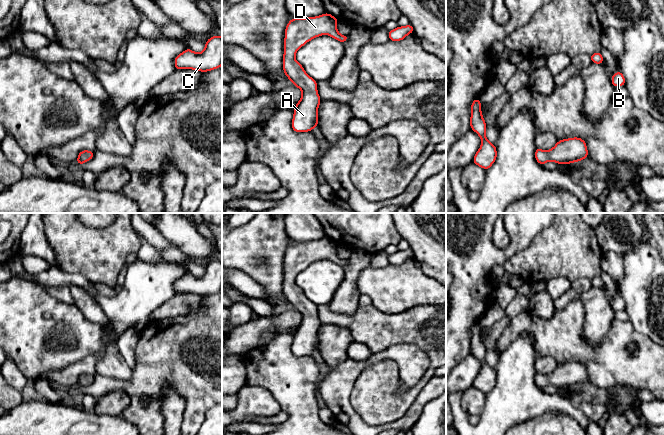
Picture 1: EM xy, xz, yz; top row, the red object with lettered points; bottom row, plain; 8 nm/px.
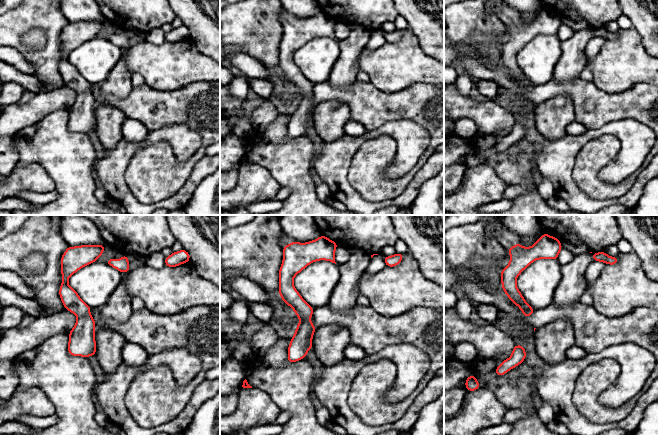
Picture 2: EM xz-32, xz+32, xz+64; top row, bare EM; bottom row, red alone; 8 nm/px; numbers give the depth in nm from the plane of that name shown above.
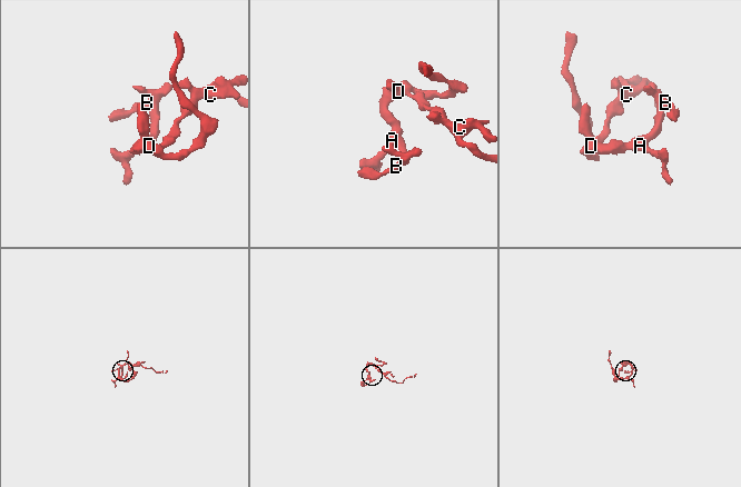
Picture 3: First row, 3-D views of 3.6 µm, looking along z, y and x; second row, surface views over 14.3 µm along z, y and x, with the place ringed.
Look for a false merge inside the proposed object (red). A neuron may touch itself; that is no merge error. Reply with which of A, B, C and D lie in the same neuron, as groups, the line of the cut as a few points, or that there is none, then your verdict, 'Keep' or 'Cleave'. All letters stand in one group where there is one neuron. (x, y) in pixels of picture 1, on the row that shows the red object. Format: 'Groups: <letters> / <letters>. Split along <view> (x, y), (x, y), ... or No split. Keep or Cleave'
Groups: A B C D. No split. Keep

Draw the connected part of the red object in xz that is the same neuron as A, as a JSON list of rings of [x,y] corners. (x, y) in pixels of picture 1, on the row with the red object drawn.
[[[325,13],[317,17],[293,18],[285,30],[283,71],[294,86],[302,91],[301,100],[295,105],[291,125],[295,132],[311,132],[318,126],[318,107],[322,101],[317,92],[317,81],[311,78],[303,66],[295,60],[295,53],[308,41],[327,34],[341,43],[349,39],[349,35],[341,35],[336,25],[337,18]]]

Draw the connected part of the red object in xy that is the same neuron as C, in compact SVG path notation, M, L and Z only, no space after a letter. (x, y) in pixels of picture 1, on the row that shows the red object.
M212 36L201 53L187 48L175 57L175 70L194 69L202 72L217 69L222 65L222 37Z

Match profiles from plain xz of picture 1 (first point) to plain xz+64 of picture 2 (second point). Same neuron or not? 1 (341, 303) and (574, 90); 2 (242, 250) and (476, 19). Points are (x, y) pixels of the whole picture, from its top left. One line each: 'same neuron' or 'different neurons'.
1: different neurons
2: same neuron

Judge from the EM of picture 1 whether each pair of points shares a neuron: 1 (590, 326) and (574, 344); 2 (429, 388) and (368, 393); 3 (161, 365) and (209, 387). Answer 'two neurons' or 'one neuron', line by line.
1: two neurons
2: two neurons
3: one neuron

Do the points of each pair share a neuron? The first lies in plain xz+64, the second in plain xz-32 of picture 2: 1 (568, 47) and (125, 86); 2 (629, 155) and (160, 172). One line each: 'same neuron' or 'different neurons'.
1: same neuron
2: different neurons

